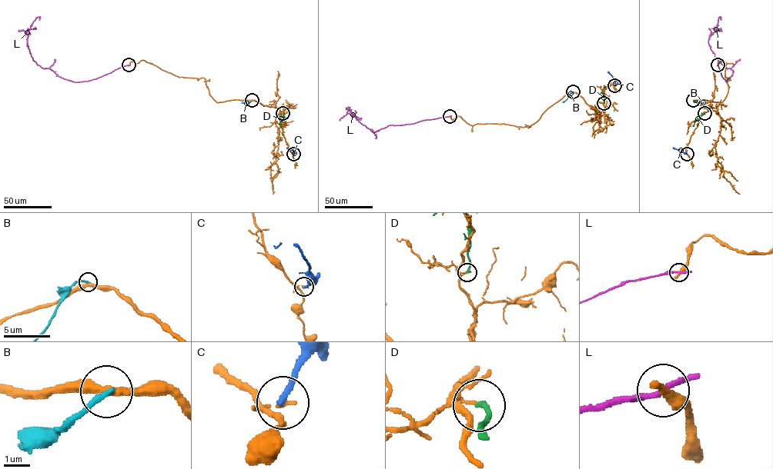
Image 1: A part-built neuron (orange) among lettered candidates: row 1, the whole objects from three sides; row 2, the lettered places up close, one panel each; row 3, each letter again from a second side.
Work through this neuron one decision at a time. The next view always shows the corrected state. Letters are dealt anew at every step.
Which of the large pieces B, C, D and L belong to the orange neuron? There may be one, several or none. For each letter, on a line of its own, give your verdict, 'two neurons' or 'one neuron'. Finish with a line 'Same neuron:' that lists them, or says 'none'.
B: two neurons
C: two neurons
D: two neurons
L: two neurons
Same neuron: none

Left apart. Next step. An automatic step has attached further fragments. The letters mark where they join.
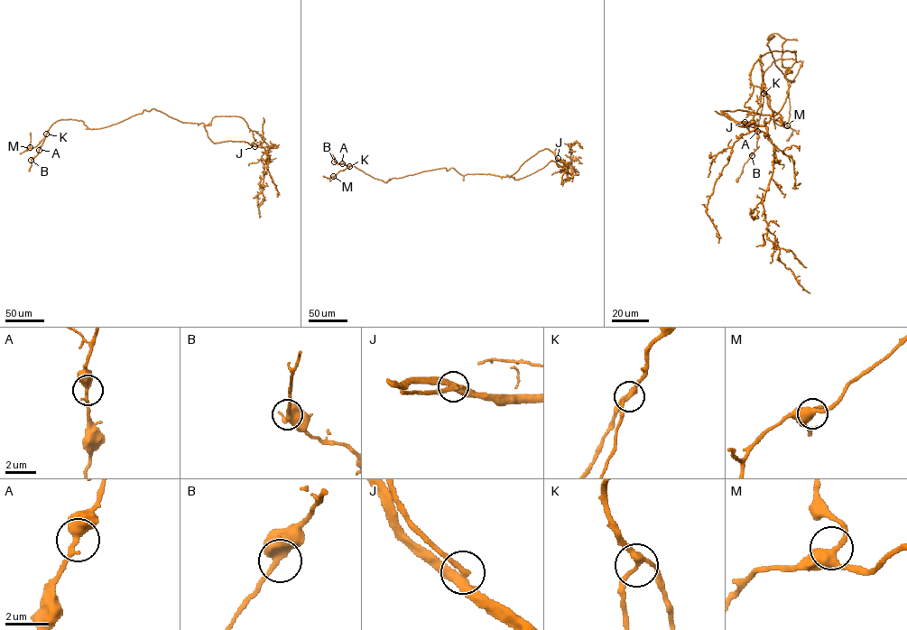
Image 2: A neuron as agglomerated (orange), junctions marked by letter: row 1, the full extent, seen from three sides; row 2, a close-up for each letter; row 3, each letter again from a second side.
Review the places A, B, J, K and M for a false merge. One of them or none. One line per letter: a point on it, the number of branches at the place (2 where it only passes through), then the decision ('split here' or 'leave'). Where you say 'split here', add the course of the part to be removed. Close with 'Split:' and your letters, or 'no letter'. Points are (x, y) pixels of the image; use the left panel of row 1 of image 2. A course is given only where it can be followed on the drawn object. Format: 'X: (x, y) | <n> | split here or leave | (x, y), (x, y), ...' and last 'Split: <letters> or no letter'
A: (39, 150) | 2 | leave
B: (31, 160) | 3 | leave
J: (254, 146) | 3 | leave
K: (46, 134) | 3 | leave
M: (30, 147) | 3 | leave
Split: no letter

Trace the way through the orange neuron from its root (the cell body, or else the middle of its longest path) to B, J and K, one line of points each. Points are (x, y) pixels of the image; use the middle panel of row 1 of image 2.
B: (477, 174), (463, 175), (454, 168), (447, 171), (444, 168), (393, 178), (384, 182), (355, 166), (334, 162)
J: (477, 174), (510, 177), (525, 162), (545, 148), (558, 158)
K: (477, 174), (463, 175), (454, 168), (447, 171), (444, 168), (393, 178), (384, 182), (349, 166)

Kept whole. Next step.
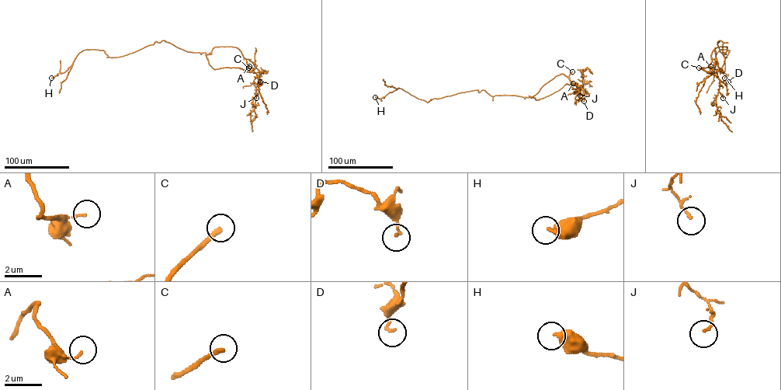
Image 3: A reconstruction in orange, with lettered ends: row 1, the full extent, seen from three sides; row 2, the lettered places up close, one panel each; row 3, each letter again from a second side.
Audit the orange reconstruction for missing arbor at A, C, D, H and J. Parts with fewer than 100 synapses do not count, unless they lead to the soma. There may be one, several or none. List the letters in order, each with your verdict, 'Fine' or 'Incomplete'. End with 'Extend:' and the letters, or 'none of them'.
A: Fine
C: Incomplete
D: Fine
H: Fine
J: Fine
Extend: C

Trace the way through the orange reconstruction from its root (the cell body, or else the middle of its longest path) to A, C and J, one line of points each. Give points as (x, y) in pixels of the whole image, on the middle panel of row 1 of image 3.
A: (505, 95), (529, 96), (538, 99), (559, 90), (566, 84), (573, 83)
C: (505, 95), (531, 97), (556, 75), (564, 74), (569, 78), (572, 71)
J: (505, 95), (531, 97), (556, 76), (564, 74), (581, 90), (577, 92), (579, 91), (580, 95)

